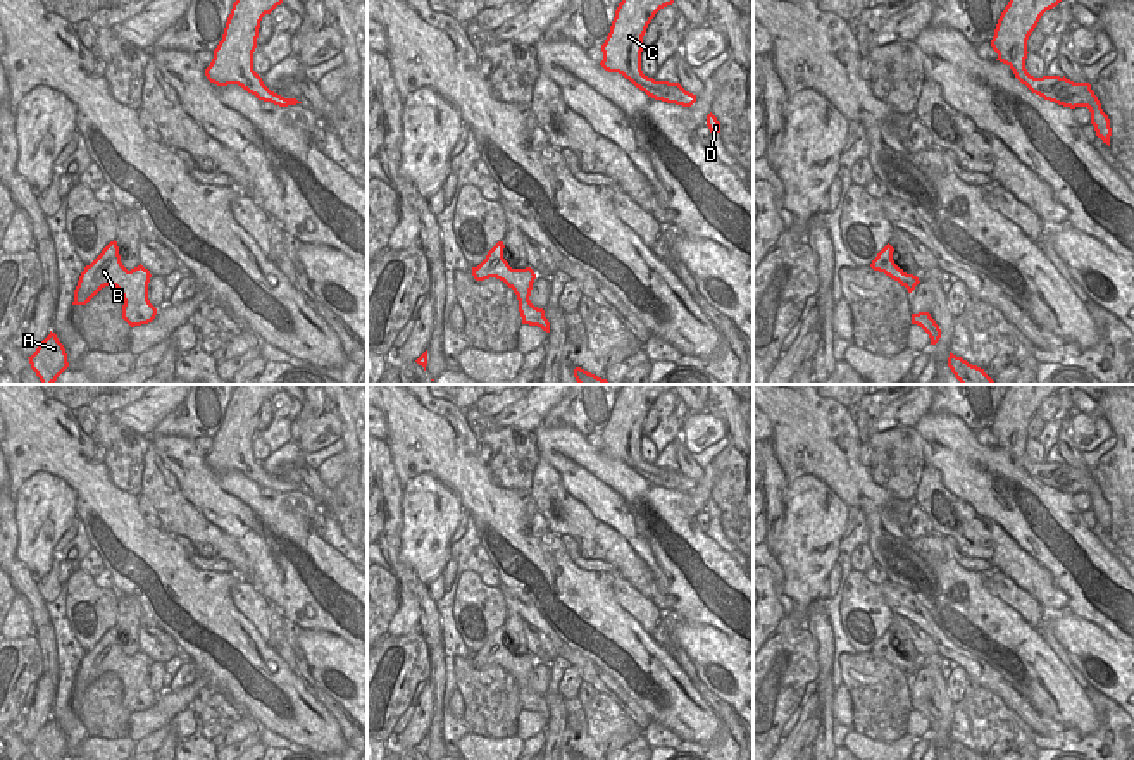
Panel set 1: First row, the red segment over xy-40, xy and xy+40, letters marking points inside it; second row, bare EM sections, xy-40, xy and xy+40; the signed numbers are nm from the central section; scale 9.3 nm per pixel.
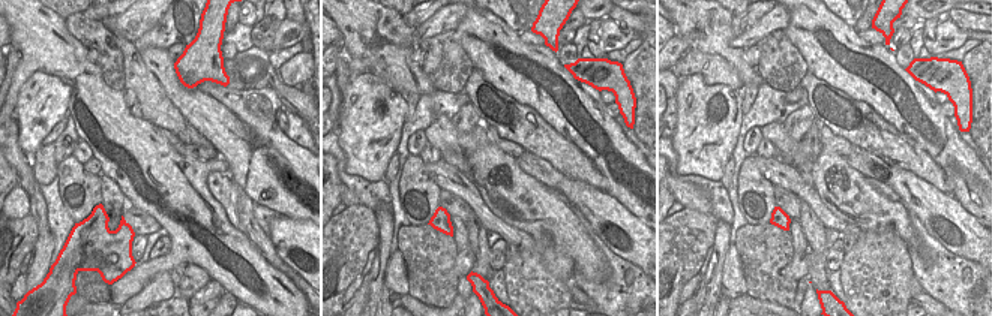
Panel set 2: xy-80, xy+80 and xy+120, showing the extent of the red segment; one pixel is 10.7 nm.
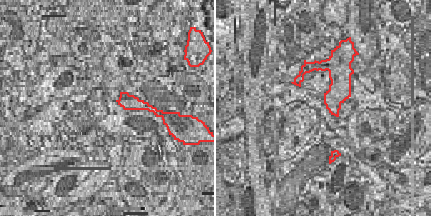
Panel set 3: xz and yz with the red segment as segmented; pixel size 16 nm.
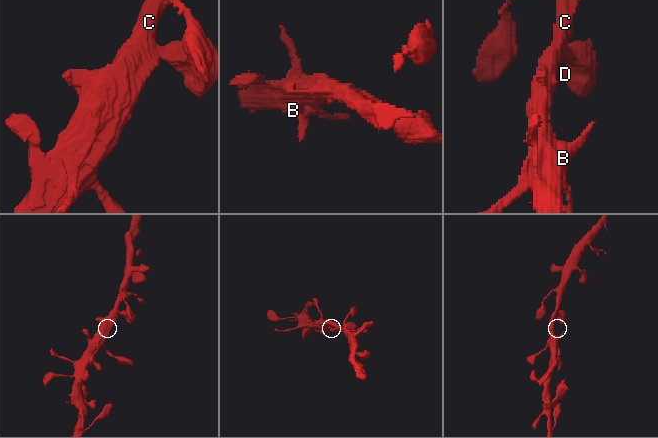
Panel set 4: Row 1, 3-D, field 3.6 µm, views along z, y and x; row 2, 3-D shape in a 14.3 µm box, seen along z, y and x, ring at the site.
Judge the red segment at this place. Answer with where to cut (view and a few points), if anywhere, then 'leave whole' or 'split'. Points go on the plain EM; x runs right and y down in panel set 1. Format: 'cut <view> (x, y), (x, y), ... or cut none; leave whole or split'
cut none; leave whole

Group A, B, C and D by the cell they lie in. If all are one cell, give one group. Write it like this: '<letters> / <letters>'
A B C D

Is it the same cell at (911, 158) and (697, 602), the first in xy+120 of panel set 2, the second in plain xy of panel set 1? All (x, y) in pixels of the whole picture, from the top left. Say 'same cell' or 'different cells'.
different cells

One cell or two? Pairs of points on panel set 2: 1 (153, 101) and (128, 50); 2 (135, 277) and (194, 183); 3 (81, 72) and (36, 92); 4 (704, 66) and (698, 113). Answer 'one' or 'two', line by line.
1: one
2: one
3: two
4: two

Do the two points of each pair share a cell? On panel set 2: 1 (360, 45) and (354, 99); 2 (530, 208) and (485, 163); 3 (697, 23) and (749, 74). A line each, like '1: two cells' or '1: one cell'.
1: two cells
2: one cell
3: one cell

